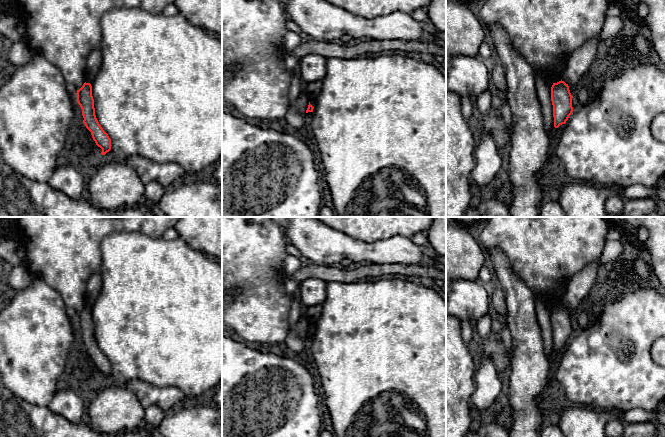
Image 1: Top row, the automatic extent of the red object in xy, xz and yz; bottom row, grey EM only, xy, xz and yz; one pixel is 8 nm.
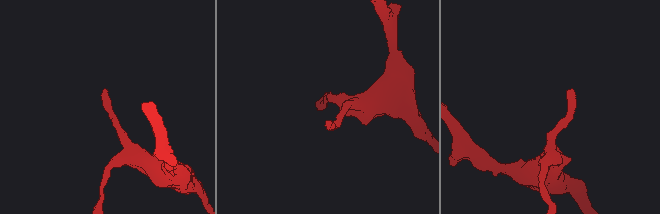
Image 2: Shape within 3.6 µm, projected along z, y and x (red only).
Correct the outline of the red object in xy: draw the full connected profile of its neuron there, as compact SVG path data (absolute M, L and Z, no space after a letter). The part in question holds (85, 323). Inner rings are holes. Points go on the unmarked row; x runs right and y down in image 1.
M85 306L76 318L77 326L82 333L83 347L91 356L96 369L102 373L101 378L105 379L111 374L111 363L96 342L91 308Z

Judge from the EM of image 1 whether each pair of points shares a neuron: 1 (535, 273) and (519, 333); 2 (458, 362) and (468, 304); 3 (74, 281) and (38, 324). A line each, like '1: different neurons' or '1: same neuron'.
1: different neurons
2: different neurons
3: different neurons

